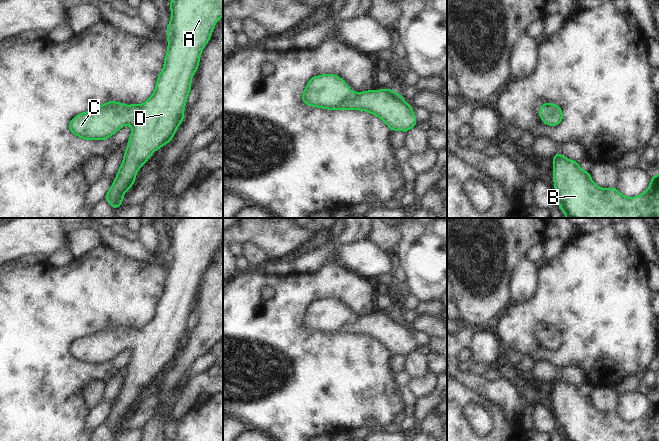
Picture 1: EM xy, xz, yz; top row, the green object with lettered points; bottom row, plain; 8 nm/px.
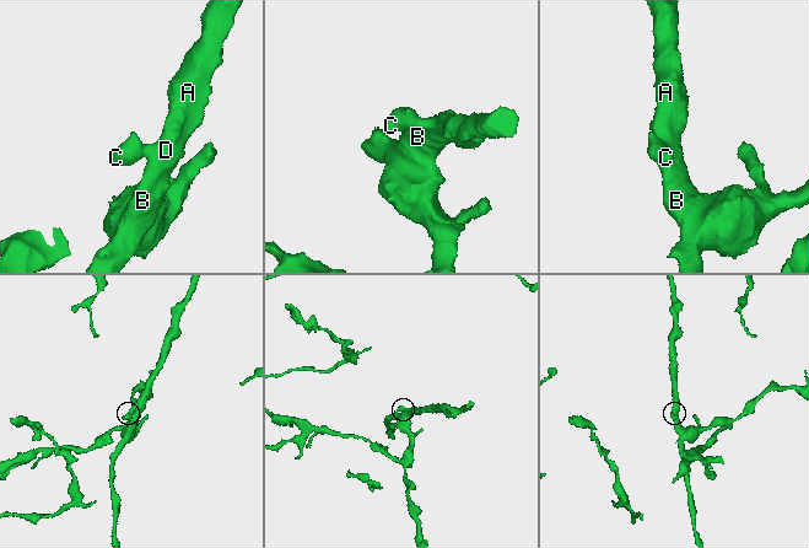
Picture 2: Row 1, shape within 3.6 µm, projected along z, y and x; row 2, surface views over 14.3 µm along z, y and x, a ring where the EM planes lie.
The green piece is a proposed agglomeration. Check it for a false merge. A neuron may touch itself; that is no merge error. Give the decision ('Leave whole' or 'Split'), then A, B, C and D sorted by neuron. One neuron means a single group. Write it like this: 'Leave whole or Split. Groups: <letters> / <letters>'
Leave whole. Groups: A B C D.

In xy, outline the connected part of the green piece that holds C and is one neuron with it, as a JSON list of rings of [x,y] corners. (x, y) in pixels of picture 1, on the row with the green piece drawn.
[[[171,0],[170,9],[172,15],[166,27],[168,50],[153,95],[138,106],[108,101],[93,110],[76,115],[68,124],[73,134],[86,140],[105,140],[125,124],[132,127],[124,159],[105,197],[114,209],[122,205],[123,195],[134,184],[140,167],[154,151],[171,141],[177,126],[180,126],[185,117],[183,111],[190,93],[191,79],[198,69],[201,52],[210,40],[215,23],[223,16],[223,0]]]

